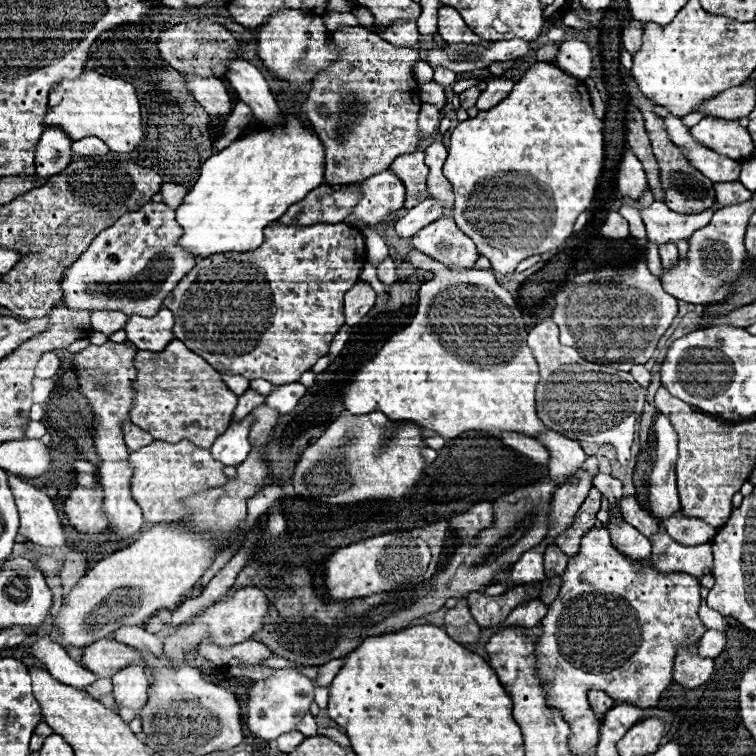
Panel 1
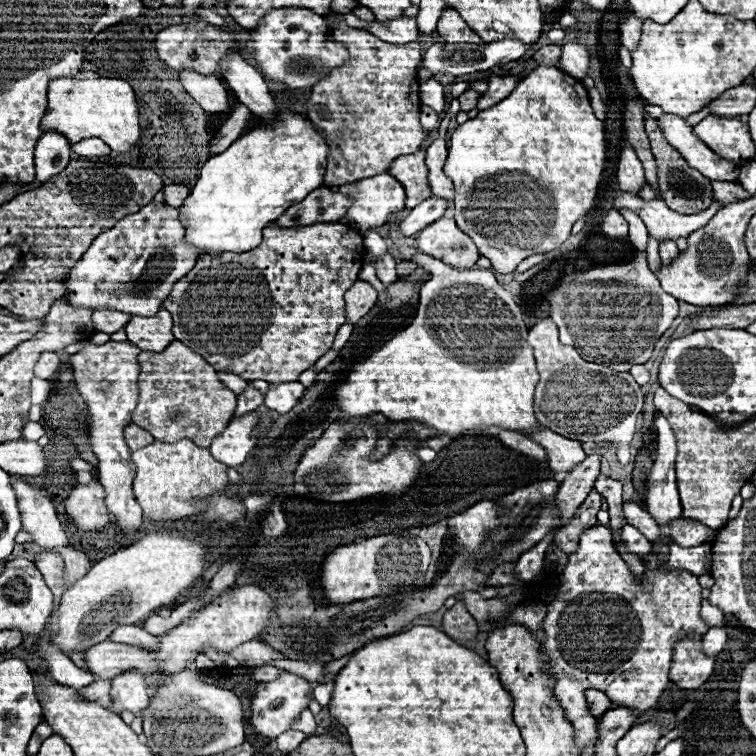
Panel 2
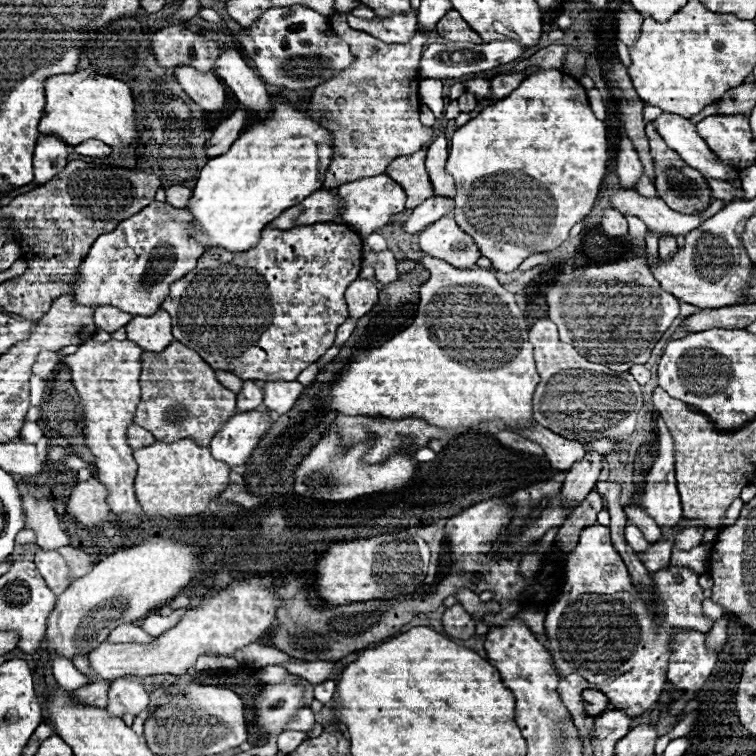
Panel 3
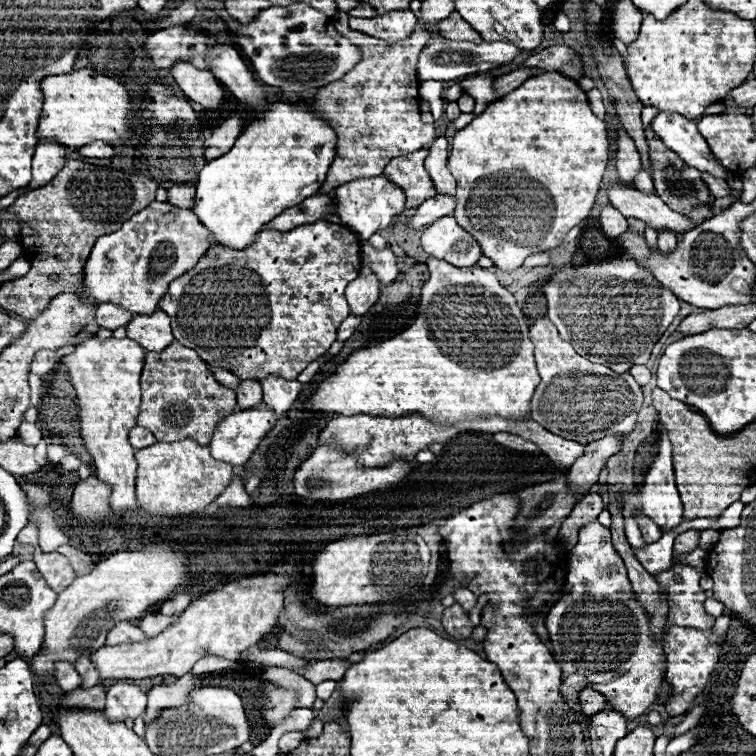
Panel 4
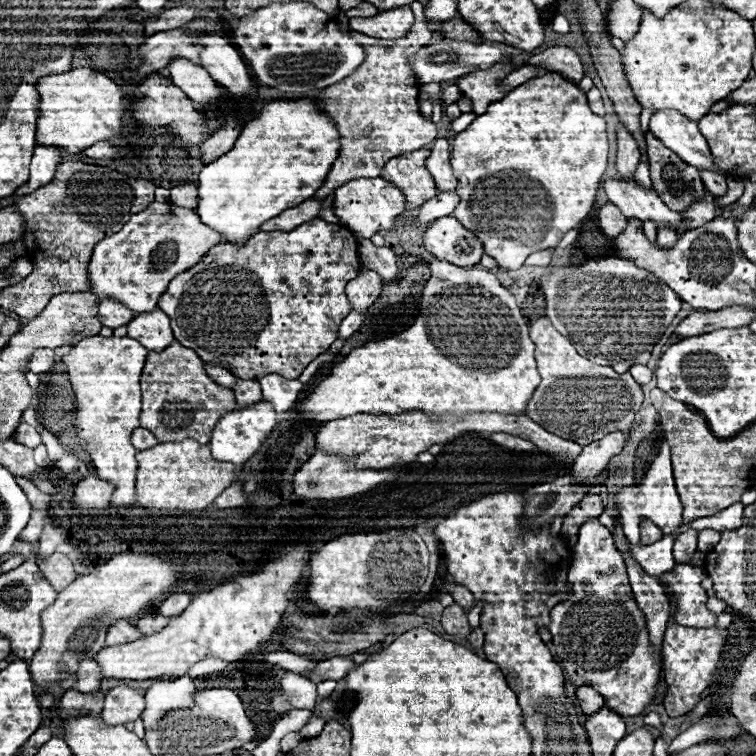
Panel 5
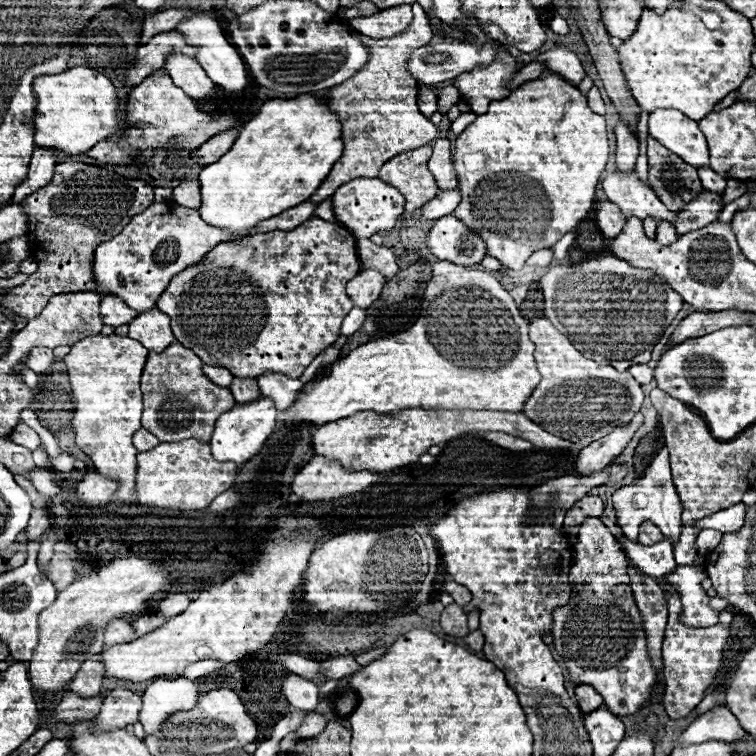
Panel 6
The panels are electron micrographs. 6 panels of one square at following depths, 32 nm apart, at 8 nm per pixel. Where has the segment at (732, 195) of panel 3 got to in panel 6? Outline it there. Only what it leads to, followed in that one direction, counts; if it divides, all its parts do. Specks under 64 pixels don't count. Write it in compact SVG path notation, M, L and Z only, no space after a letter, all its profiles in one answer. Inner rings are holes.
M698 168L698 176L700 176L700 182L702 182L704 190L716 192L716 194L722 194L722 192L724 192L724 188L726 188L726 180L720 178L714 170L710 170L710 168L700 170L700 168Z

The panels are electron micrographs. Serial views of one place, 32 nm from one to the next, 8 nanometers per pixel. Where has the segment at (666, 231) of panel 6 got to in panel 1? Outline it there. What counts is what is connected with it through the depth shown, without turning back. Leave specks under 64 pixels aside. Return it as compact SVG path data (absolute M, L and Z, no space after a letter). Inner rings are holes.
M664 244L660 246L660 258L662 258L662 266L664 268L672 268L678 262L678 248L676 244Z

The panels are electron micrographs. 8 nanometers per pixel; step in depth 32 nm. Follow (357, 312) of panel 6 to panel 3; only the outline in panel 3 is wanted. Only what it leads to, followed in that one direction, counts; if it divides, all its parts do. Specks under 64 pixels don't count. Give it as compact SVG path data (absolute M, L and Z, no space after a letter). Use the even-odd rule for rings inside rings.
M346 318L346 322L340 324L340 328L338 328L338 332L336 332L336 344L342 346L342 344L350 338L350 334L352 334L354 328L356 328L356 320L354 320L354 318Z

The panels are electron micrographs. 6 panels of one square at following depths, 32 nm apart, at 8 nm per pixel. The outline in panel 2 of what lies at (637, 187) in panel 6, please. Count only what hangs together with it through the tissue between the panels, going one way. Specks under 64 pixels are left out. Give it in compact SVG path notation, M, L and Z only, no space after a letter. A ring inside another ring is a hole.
M618 192L614 196L614 208L632 210L634 214L638 214L644 220L648 234L662 242L668 238L670 240L686 238L688 234L692 234L694 230L704 226L716 214L716 210L720 210L720 202L712 202L712 206L700 214L686 216L686 214L678 214L678 212L670 210L664 204L664 200L660 200L660 198L644 200L638 194Z

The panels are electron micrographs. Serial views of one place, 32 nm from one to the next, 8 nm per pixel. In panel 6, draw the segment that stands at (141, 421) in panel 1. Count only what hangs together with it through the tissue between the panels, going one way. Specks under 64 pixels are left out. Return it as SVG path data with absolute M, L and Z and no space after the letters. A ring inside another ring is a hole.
M178 342L170 344L164 352L148 354L142 374L142 428L152 432L160 442L180 442L186 438L210 442L216 418L236 404L232 392L208 382L200 368L200 358L196 358L192 350L180 346Z

